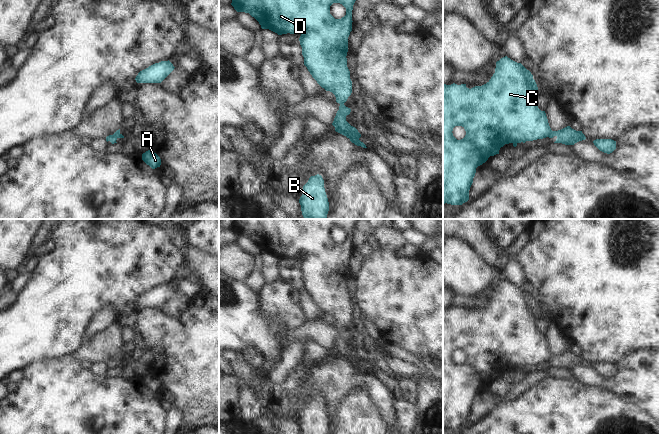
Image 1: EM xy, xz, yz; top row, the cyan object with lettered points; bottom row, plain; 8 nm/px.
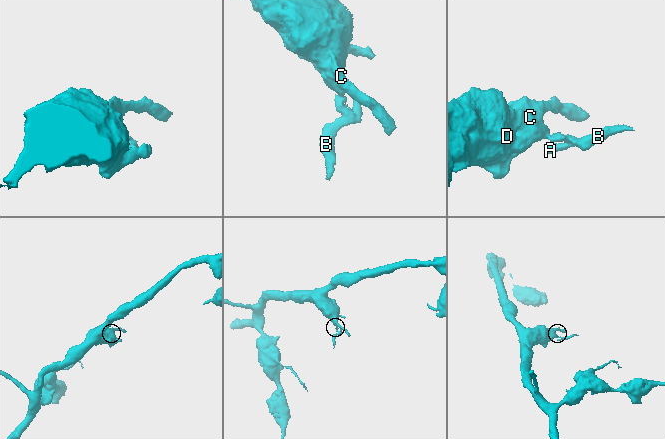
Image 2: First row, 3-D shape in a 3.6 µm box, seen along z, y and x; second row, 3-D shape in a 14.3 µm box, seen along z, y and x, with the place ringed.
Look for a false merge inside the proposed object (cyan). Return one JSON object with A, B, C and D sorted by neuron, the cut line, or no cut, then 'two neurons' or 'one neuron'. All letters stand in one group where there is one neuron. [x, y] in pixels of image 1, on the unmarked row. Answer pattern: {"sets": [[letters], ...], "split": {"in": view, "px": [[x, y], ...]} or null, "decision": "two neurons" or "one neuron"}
{"sets": [["A", "B"], ["C", "D"]], "split": {"in": "yz", "px": [[552, 355], [548, 360]]}, "decision": "two neurons"}

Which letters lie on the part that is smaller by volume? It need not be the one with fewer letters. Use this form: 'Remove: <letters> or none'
Remove: A, B

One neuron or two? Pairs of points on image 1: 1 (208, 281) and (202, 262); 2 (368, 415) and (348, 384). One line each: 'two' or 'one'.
1: one
2: two

